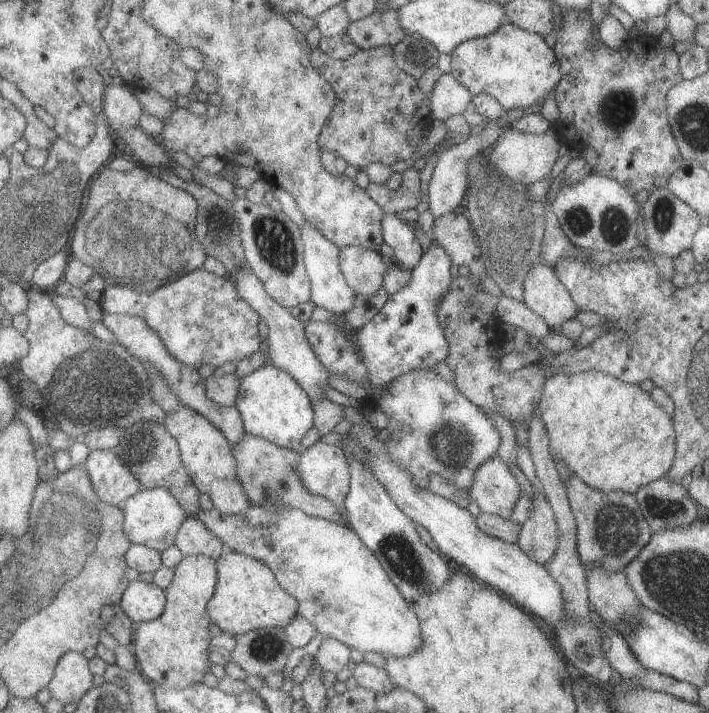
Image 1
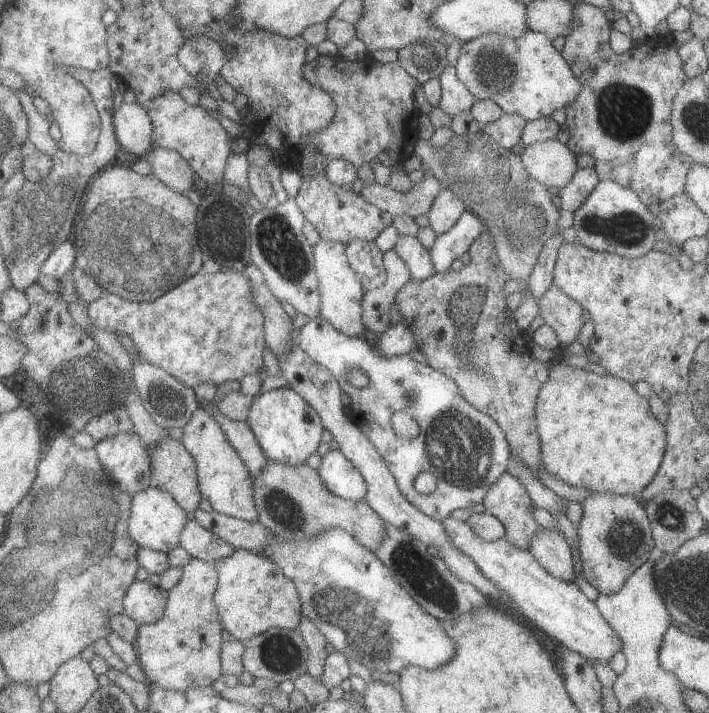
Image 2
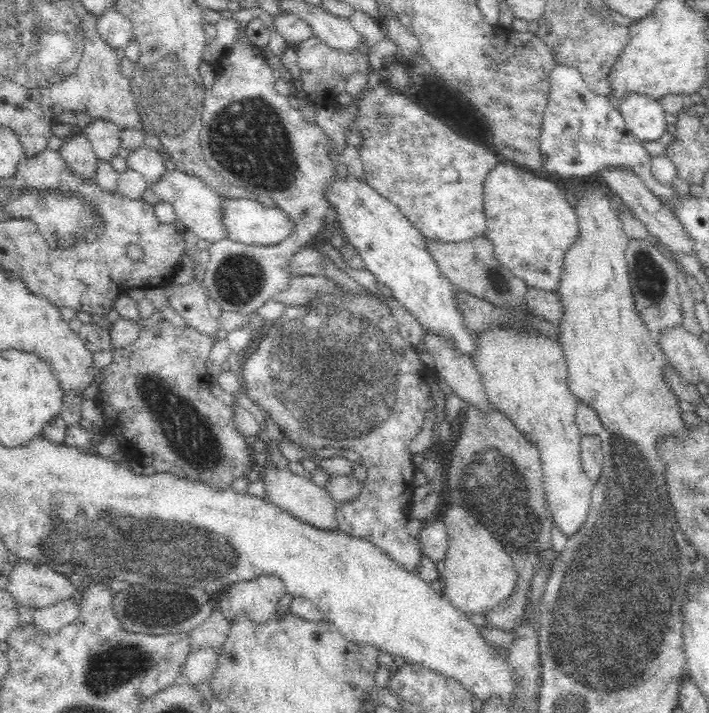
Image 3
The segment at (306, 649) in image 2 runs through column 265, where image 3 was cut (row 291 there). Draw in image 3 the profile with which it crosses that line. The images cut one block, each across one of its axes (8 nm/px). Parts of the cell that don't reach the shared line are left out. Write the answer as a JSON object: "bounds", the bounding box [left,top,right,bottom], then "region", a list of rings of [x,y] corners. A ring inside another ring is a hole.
{"bounds":[625,237,682,333],"region":[[[629,237],[625,246],[625,258],[629,269],[631,290],[638,311],[645,324],[655,333],[662,328],[670,328],[682,323],[681,298],[677,286],[677,266],[671,262],[660,247],[656,247],[646,237]]]}

